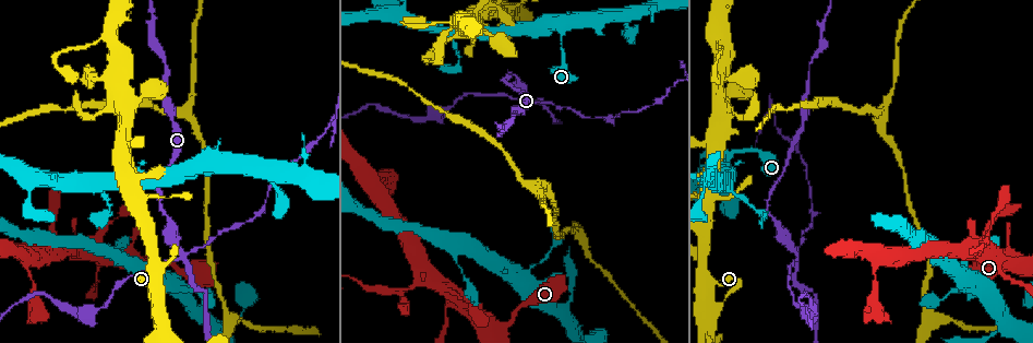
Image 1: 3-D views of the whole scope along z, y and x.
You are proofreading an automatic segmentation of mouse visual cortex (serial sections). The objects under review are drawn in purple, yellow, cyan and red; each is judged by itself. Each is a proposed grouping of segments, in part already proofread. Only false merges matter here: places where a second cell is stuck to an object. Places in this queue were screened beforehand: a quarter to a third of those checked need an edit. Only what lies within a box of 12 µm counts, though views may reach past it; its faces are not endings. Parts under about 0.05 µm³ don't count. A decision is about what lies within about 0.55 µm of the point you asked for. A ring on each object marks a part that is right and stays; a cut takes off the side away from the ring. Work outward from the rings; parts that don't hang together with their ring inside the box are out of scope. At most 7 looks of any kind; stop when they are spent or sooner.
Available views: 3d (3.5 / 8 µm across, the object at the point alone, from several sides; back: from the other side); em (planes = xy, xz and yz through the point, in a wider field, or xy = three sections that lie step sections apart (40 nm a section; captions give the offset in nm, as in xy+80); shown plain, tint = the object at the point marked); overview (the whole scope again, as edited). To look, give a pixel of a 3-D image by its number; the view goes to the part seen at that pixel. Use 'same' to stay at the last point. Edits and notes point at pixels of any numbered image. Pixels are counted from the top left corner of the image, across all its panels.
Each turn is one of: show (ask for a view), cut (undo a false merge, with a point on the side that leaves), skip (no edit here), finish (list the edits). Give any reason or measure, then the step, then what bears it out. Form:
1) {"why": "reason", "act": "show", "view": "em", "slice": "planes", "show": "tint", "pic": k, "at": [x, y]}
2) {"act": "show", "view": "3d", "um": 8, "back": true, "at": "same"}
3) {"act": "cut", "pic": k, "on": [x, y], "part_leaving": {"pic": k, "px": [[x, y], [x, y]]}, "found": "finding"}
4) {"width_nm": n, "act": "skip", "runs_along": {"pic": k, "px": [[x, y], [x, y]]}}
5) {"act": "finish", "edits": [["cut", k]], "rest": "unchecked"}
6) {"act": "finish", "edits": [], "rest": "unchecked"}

{"why": "side arm on a straight run", "act": "show", "view": "3d", "um": 3.5, "pic": 1, "at": [709, 145]}

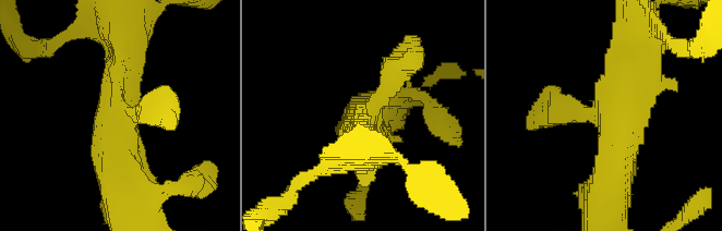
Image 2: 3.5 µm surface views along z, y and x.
{"arms": 3, "arm_widths_nm": [300, 500, 600], "why": "now the EM", "act": "show", "view": "em", "slice": "xy", "step": 5, "show": "tint", "pic": 2, "at": [609, 115]}

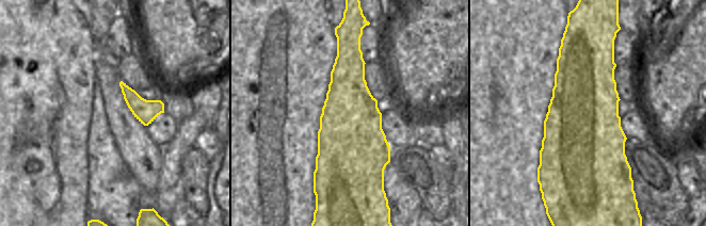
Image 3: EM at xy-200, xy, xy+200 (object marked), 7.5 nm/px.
{"act": "skip", "found": "all the same cell"}

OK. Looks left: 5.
{"why": "small branch off a trunk", "act": "show", "view": "3d", "um": 3.5, "pic": 1, "at": [791, 249]}

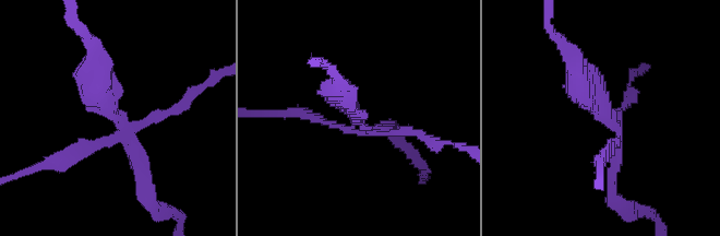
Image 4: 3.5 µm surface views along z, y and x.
{"act": "show", "view": "em", "slice": "xy", "step": 2, "show": "tint", "pic": 4, "at": [117, 117]}

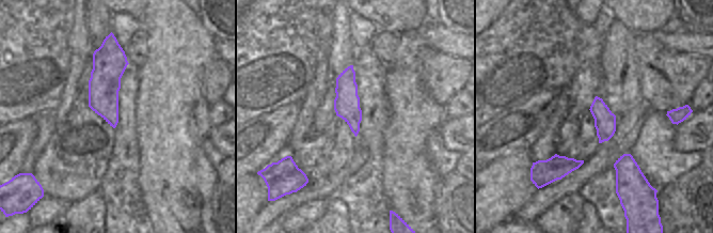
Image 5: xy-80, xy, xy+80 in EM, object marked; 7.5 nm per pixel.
{"arm_widths_nm": [150, 150, 200, 350], "act": "cut", "pic": 4, "on": [86, 151], "part_leaving": {"pic": 4, "px": [[118, 133], [92, 150], [21, 174]]}, "found": "a second cell is stuck on"}

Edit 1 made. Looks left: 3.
{"act": "finish", "edits": [["cut", 4]], "rest": "unchecked"}

